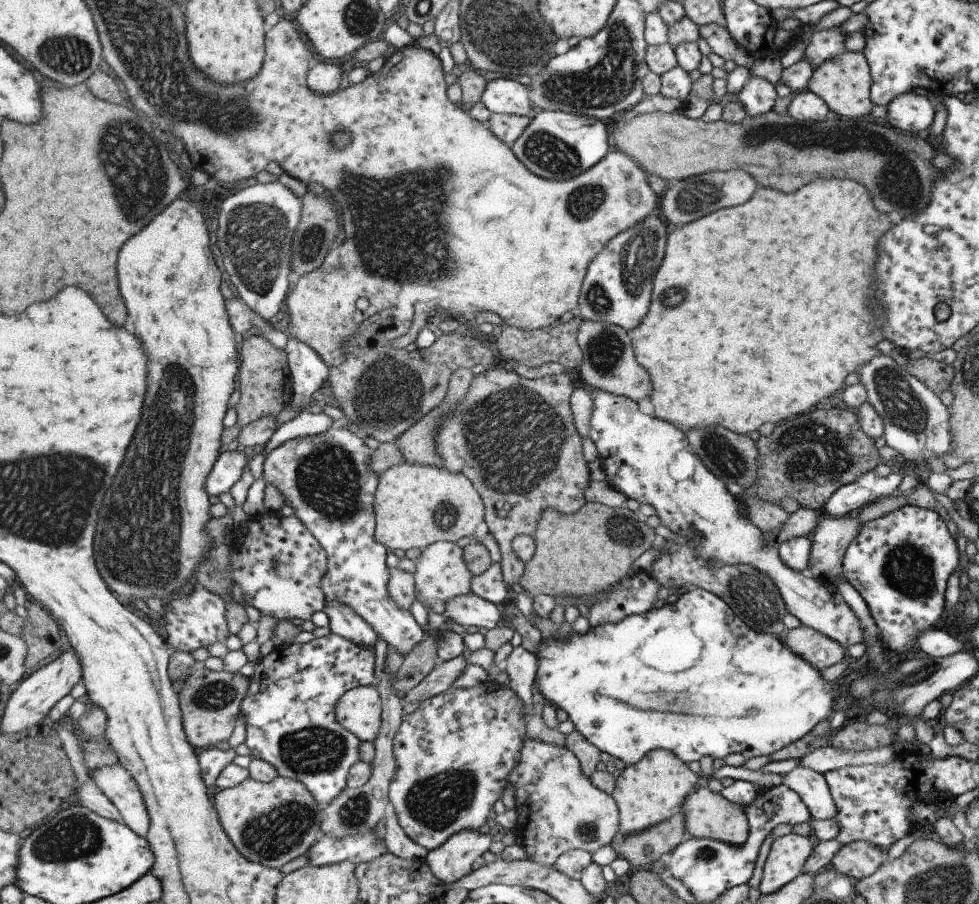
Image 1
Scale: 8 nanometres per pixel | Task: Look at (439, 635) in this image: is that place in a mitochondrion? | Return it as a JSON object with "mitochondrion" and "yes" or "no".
{"mitochondrion":"no"}

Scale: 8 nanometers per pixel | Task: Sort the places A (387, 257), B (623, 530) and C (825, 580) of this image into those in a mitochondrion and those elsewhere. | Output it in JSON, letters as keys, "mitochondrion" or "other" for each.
{"A":"mitochondrion","B":"mitochondrion","C":"other"}

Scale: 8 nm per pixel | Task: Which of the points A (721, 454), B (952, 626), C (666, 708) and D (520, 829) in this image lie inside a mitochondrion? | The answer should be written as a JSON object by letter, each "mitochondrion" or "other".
{"A":"mitochondrion","B":"other","C":"mitochondrion","D":"other"}

